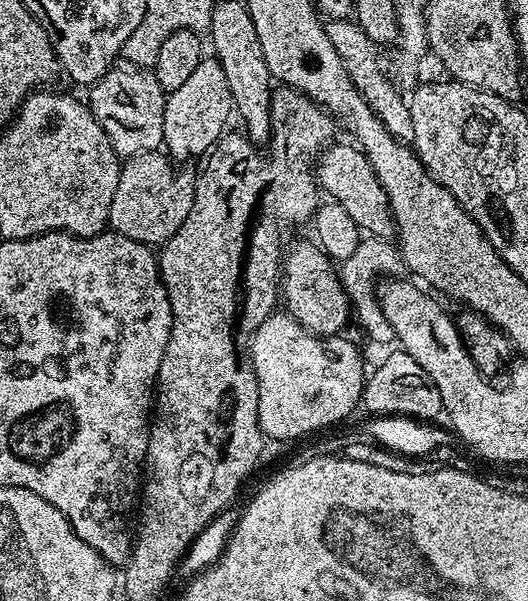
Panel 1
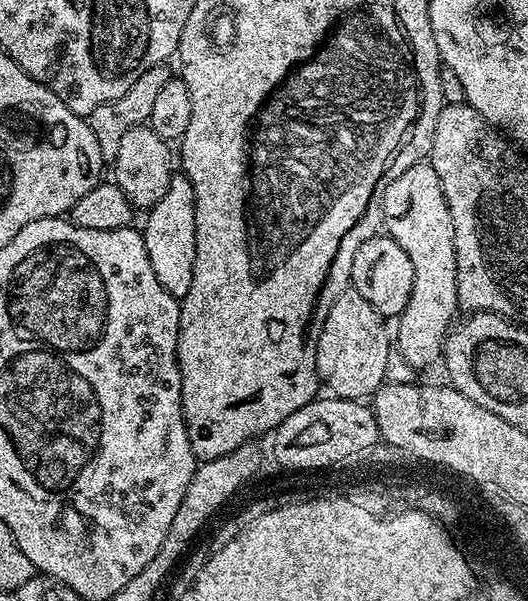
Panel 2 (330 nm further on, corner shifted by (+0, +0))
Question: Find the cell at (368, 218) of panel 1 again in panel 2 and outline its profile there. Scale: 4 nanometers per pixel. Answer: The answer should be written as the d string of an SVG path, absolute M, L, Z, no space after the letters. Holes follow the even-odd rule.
M412 162L405 168L408 168L405 172L398 173L392 181L389 179L383 185L384 197L380 204L378 200L378 208L384 213L384 232L394 238L402 250L406 250L414 266L414 290L410 294L410 302L406 302L406 310L399 314L400 325L396 332L394 328L394 344L406 362L417 370L423 370L427 364L441 359L444 340L457 319L454 226L450 222L442 182L438 182L438 174L434 174L431 162Z

